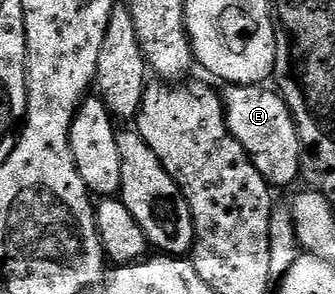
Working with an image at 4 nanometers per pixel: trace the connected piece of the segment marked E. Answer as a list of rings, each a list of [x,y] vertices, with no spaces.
[[[226,84],[221,91],[225,118],[233,137],[247,151],[265,181],[274,188],[285,187],[300,176],[301,141],[286,101],[276,90],[265,88],[269,87]]]

